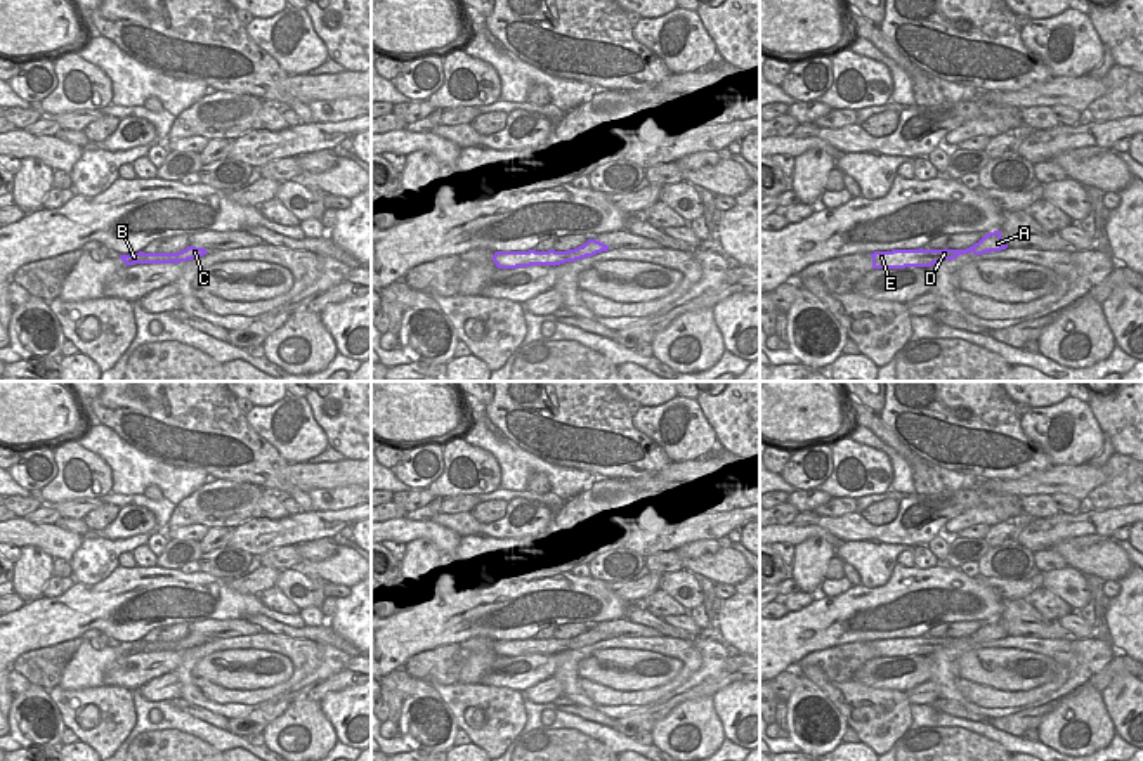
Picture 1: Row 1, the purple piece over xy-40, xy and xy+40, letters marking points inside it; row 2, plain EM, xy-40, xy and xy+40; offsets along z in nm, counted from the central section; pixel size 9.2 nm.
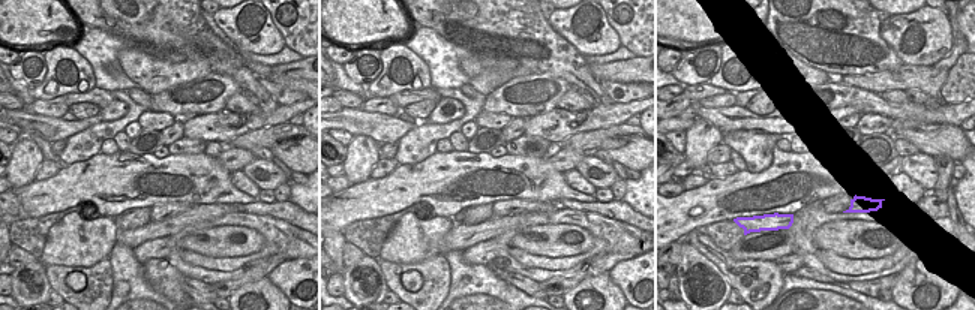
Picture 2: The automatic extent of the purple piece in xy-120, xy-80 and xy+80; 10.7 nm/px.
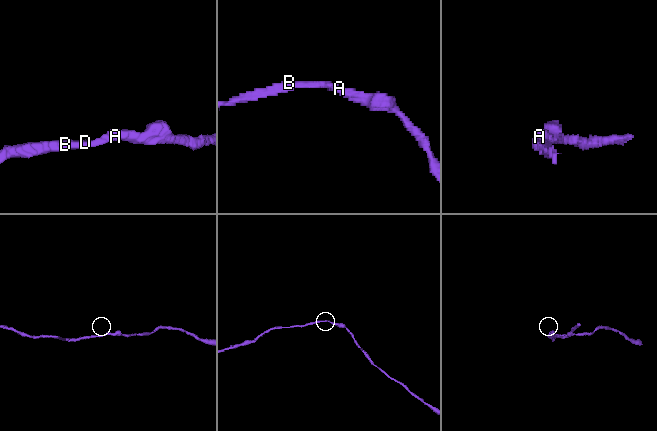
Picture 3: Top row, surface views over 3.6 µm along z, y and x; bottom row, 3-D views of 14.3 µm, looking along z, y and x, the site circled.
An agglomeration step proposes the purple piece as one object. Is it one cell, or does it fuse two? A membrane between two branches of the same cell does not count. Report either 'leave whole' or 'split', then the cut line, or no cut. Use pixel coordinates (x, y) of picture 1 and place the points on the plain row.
leave whole; cut none

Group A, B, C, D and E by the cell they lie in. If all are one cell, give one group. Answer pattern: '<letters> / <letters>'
A B C D E

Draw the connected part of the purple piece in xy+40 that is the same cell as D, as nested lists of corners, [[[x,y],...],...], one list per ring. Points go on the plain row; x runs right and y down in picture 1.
[[[1001,619],[983,622],[983,626],[966,638],[892,638],[892,640],[874,640],[872,657],[905,657],[905,655],[931,655],[944,648],[954,648],[964,641],[983,643],[990,640],[1006,638],[1008,633],[1001,626]]]

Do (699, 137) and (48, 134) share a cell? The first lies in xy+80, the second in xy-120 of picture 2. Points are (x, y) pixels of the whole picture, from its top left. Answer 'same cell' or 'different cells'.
different cells

